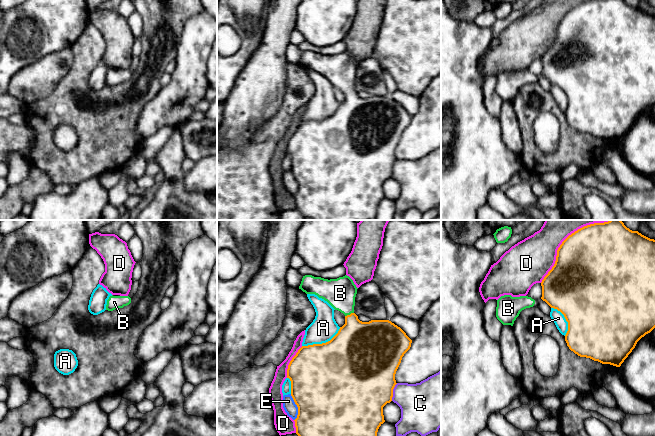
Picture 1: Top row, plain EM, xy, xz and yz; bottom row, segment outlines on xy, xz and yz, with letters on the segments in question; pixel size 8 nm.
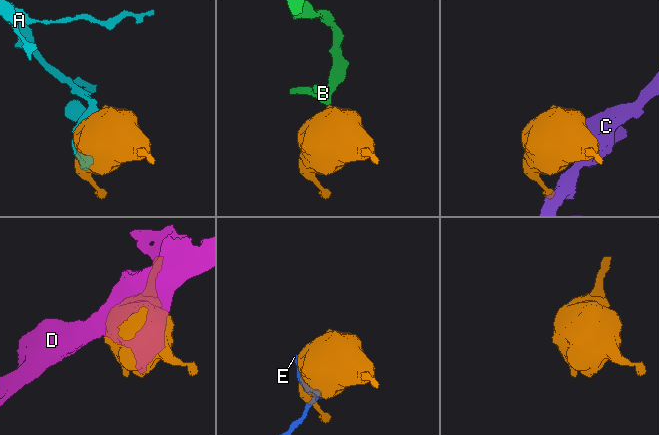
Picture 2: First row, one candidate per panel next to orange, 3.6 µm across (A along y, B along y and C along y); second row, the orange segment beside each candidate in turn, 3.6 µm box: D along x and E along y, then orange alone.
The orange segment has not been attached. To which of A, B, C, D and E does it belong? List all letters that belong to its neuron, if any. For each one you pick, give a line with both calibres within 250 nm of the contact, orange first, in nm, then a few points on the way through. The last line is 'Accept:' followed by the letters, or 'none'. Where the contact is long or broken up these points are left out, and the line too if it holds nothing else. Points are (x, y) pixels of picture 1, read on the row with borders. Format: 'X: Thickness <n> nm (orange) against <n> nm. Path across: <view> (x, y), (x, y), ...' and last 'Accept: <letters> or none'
B: Thickness 380 nm (orange) against 240 nm. Path across: xz (358, 344), (350, 314), (340, 293)
Accept: B

